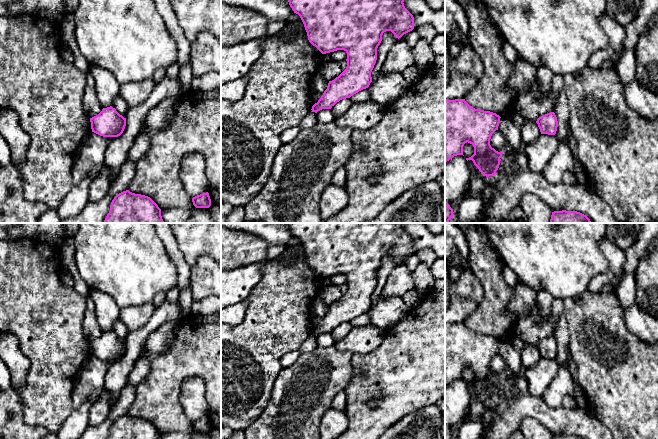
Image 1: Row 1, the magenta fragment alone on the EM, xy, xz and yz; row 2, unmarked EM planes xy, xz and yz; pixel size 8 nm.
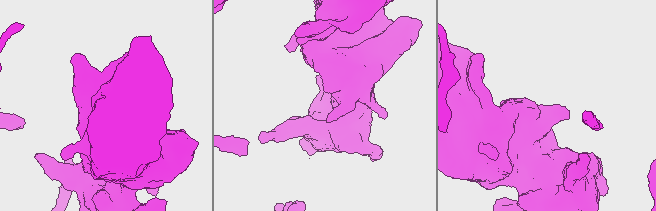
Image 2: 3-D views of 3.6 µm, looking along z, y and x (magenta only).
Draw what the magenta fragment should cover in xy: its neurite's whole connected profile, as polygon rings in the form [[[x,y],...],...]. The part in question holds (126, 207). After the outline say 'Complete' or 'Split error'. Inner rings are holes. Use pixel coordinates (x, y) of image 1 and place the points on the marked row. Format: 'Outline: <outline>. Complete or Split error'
Outline: [[[129,190],[117,194],[104,223],[165,223],[161,209],[148,196]]]. Complete

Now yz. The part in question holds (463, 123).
Outline: [[[445,99],[445,163],[454,156],[463,155],[463,146],[468,142],[473,145],[474,154],[466,160],[472,160],[487,178],[495,175],[503,152],[498,152],[492,148],[490,139],[492,134],[498,130],[500,118],[496,113],[473,108],[465,99]]]. Complete

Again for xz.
Outline: [[[288,0],[294,13],[298,14],[304,24],[309,42],[322,54],[344,50],[347,53],[347,67],[334,80],[329,81],[321,98],[312,106],[312,112],[331,109],[342,99],[350,98],[359,91],[369,87],[372,82],[371,72],[377,60],[377,48],[382,35],[391,31],[396,38],[414,29],[414,17],[405,8],[404,0]]]. Complete

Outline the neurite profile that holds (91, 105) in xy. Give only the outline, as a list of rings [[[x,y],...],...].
[[[90,73],[86,74],[87,74],[87,83],[83,97],[83,109],[86,112],[86,114],[90,118],[92,118],[98,115],[102,111],[103,107],[101,106],[97,97],[94,78]]]

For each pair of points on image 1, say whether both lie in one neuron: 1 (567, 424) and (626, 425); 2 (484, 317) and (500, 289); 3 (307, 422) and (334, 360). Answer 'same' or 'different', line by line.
1: different
2: same
3: same

